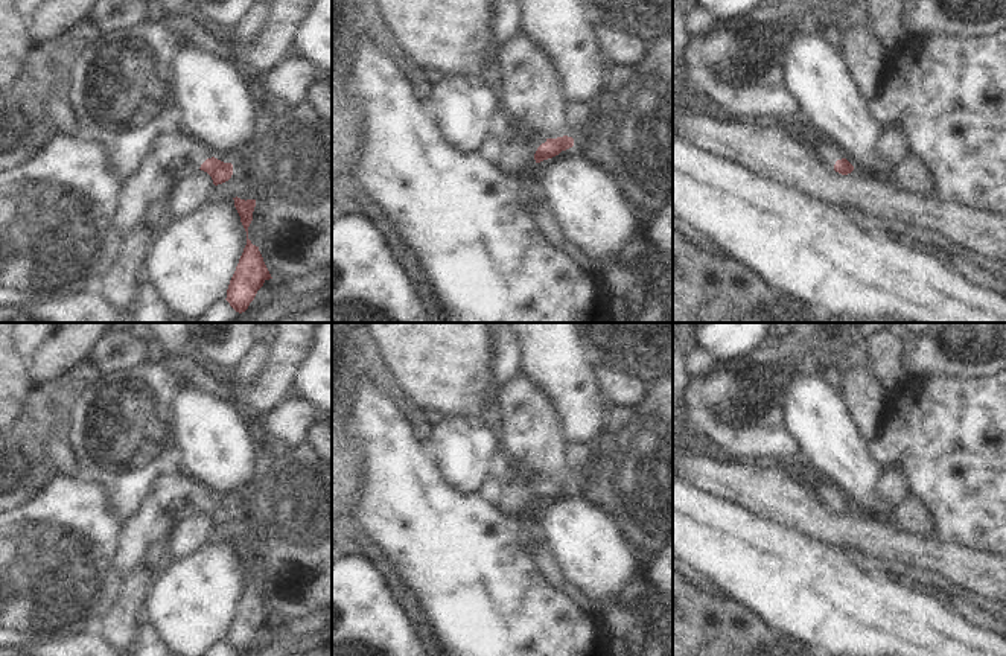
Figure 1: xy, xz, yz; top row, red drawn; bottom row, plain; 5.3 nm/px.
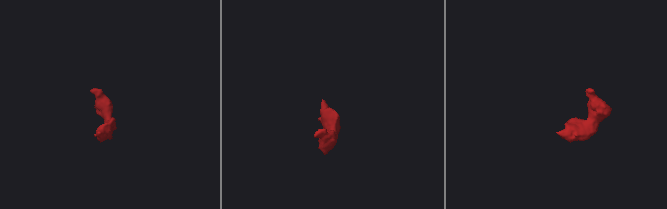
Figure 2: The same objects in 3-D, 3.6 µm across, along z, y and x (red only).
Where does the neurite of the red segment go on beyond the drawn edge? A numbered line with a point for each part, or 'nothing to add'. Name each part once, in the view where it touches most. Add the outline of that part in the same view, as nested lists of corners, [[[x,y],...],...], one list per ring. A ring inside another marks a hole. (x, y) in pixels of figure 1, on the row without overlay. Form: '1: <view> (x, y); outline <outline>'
1: xz (516, 487); outline [[[508,458],[505,470],[496,481],[498,507],[502,513],[513,521],[521,516],[533,516],[536,507],[534,495],[546,479],[530,473],[516,461]]]

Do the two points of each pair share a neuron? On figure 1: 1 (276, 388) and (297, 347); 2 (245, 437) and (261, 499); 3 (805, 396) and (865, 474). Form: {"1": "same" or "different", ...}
{"1": "same", "2": "different", "3": "same"}

